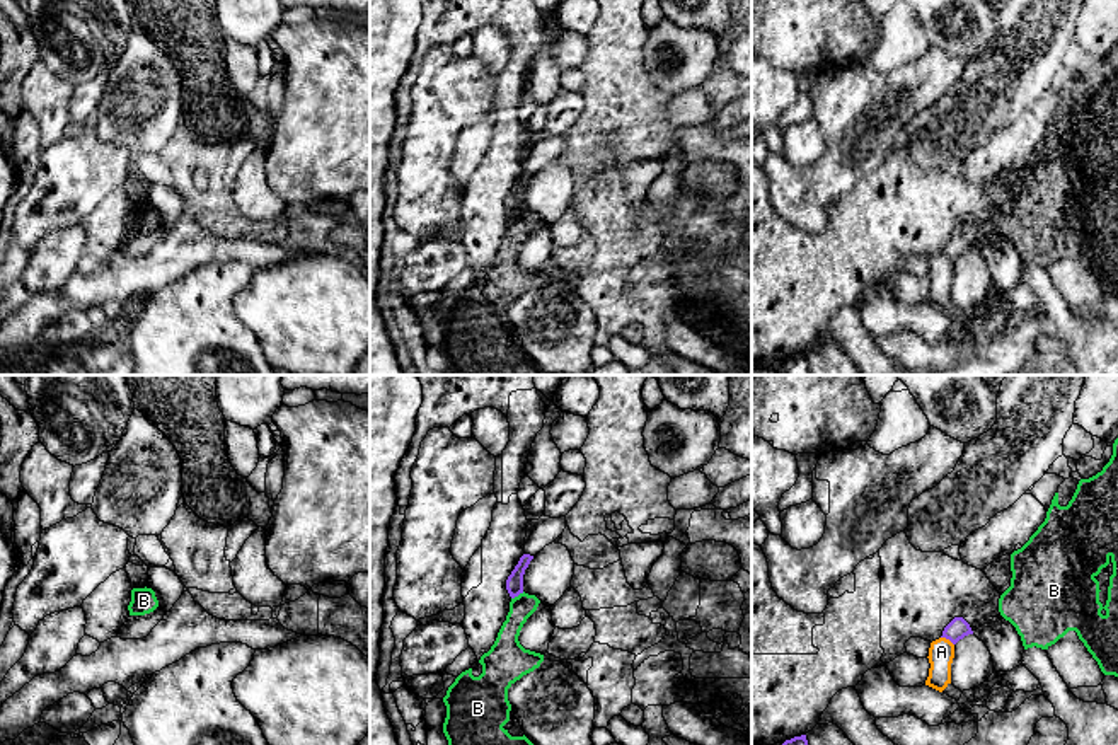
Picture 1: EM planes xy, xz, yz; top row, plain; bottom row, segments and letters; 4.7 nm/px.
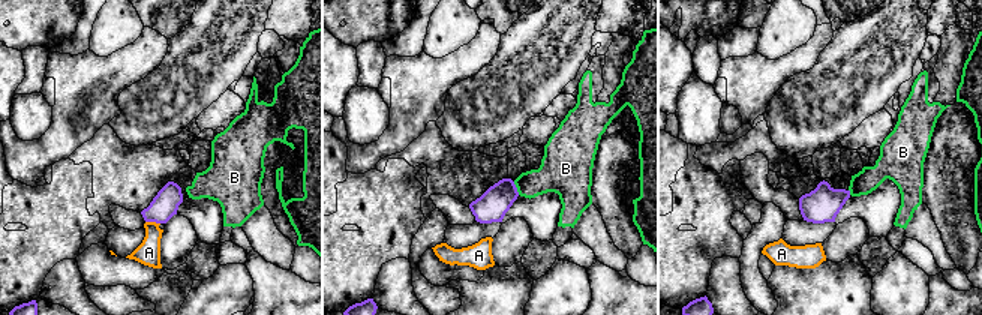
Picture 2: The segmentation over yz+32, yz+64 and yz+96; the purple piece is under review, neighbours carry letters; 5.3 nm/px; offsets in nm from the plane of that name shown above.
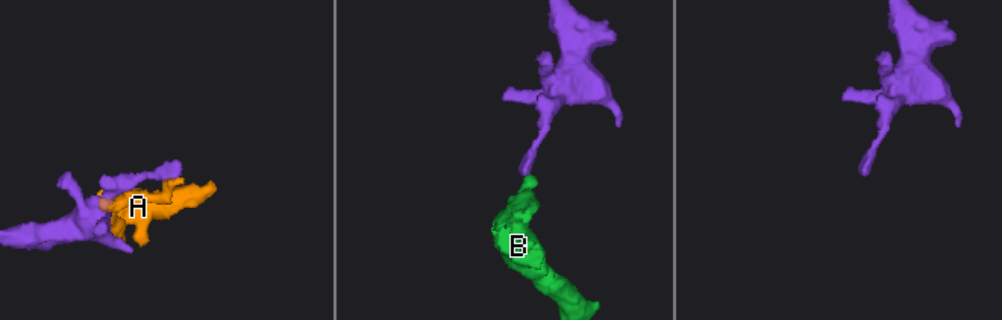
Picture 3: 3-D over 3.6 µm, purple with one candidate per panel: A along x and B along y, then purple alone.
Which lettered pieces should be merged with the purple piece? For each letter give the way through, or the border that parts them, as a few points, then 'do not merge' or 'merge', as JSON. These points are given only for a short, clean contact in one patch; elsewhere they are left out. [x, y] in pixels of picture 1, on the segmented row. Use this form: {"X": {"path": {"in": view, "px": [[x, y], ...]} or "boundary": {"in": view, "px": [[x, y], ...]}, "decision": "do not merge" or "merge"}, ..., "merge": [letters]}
{"A": {"decision": "do not merge"}, "B": {"boundary": {"in": "xz", "px": [[524, 592], [512, 599]]}, "decision": "do not merge"}, "merge": []}

